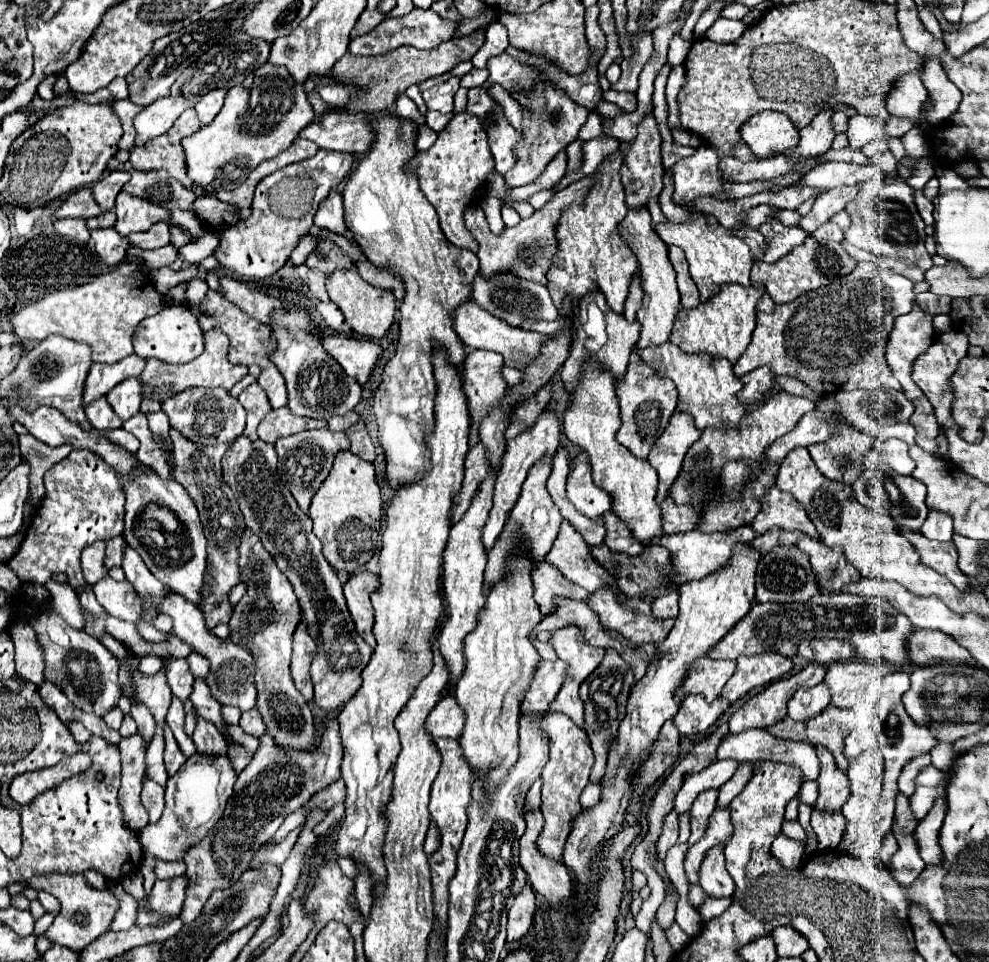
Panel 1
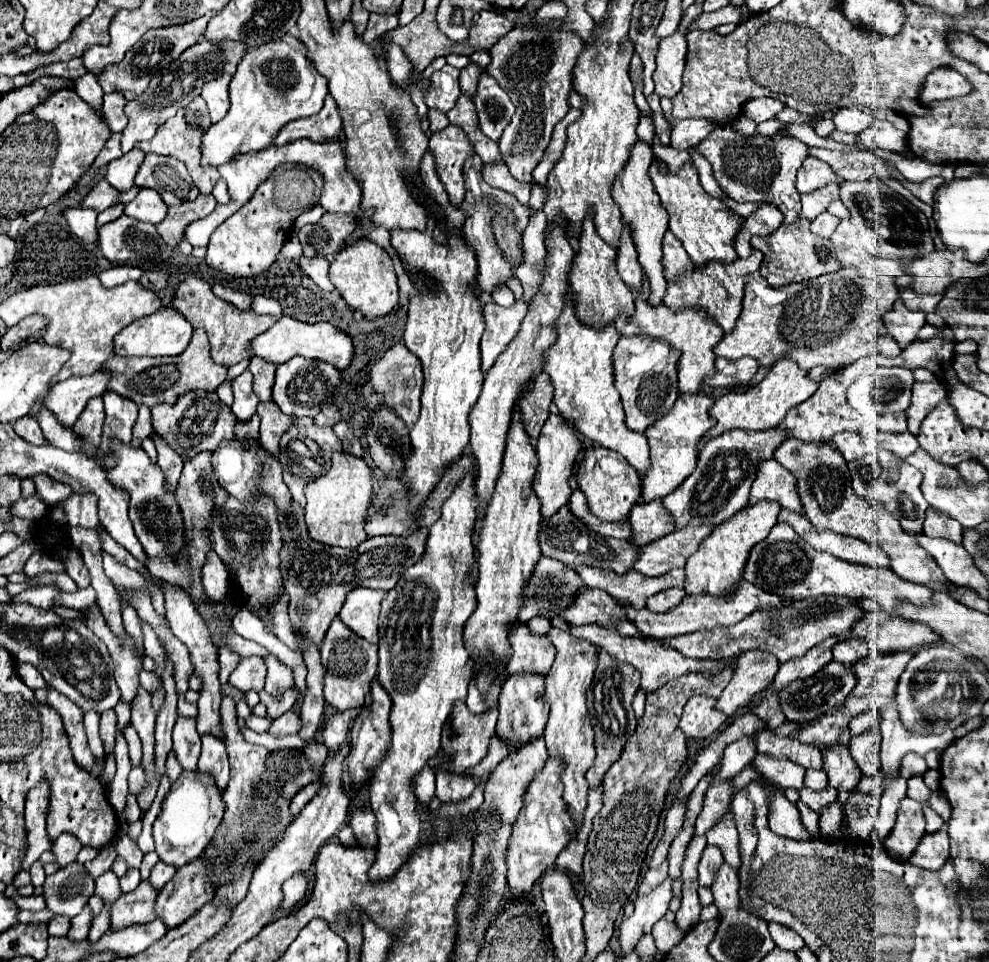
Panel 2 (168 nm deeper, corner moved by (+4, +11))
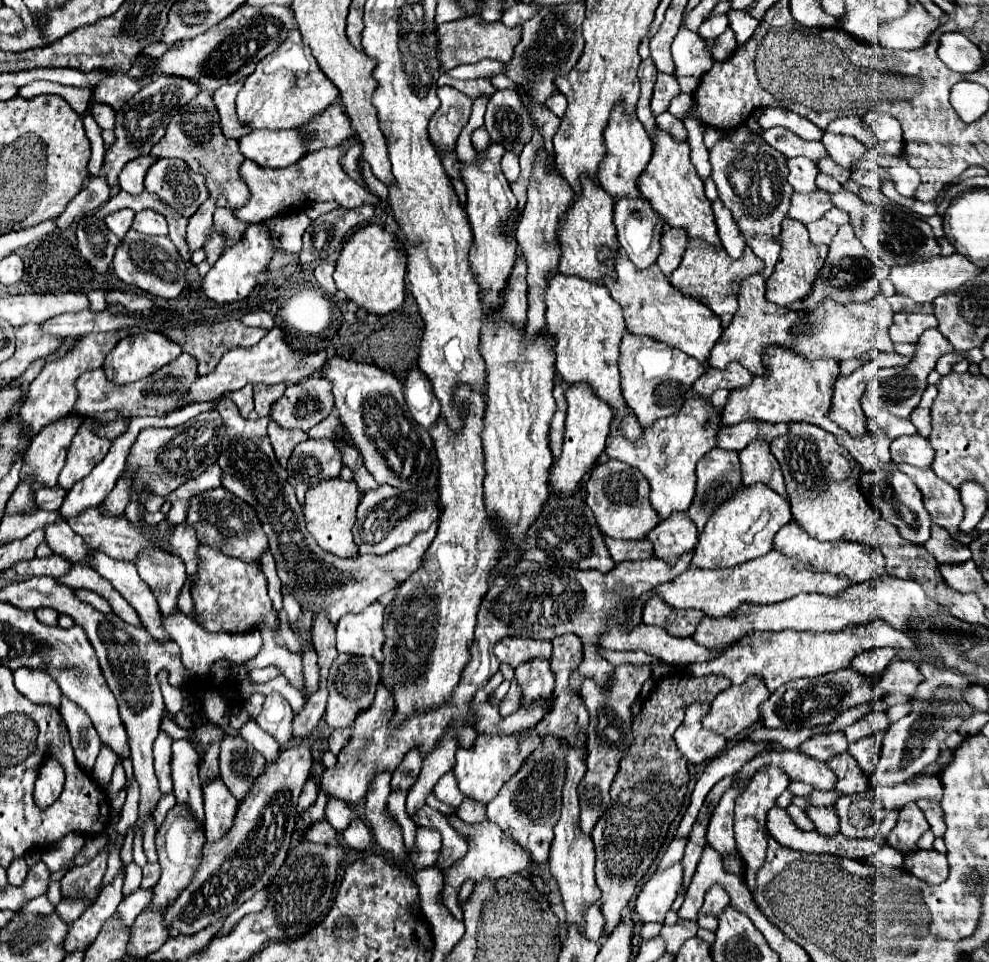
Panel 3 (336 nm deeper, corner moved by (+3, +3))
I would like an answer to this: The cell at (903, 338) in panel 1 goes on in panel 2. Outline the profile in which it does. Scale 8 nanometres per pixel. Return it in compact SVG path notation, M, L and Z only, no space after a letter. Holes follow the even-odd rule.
M900 299L894 303L894 307L884 315L886 329L890 337L898 343L900 349L908 347L926 323L926 313L924 311L910 311Z

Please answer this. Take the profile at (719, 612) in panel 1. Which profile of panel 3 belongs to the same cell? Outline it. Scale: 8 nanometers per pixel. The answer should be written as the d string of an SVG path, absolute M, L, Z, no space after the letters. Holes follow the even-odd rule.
M763 483L739 487L733 497L729 497L717 511L709 517L703 531L699 533L699 543L693 551L691 565L699 569L717 569L717 567L733 567L745 563L749 559L757 559L767 555L773 549L775 533L789 523L791 509L789 501L777 495Z

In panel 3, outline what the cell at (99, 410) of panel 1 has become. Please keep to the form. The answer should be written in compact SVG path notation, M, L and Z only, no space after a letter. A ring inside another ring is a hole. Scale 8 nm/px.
M85 419L69 445L65 465L59 473L59 485L63 489L73 487L73 483L87 477L93 467L109 453L111 443L107 439L97 437L93 433L93 425L97 425L93 419Z

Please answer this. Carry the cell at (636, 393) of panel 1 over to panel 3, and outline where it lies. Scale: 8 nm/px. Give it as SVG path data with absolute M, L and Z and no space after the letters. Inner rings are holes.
M625 333L621 339L621 357L619 357L619 371L621 371L621 389L627 405L637 415L639 423L645 427L655 419L673 415L683 405L683 397L687 389L705 373L705 367L697 363L697 359L685 355L681 349L669 347L661 341Z

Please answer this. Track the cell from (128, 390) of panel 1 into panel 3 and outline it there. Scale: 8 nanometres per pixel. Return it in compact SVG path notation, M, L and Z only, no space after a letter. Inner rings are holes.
M215 399L213 401L193 403L193 405L187 405L187 407L183 407L183 409L179 409L179 411L171 411L171 415L165 415L165 417L131 417L131 419L129 419L129 429L127 429L127 433L123 433L121 437L117 437L117 439L111 443L111 449L109 449L107 457L91 471L89 477L77 481L77 483L69 489L65 501L63 501L61 509L59 509L61 519L63 519L63 521L69 521L73 515L79 515L81 511L85 511L85 509L89 509L89 507L99 507L99 505L103 503L103 499L105 499L105 497L109 495L109 491L115 487L115 483L117 483L117 479L119 479L119 475L121 475L121 471L123 471L123 467L125 467L125 459L127 459L127 455L129 455L129 447L133 445L133 441L137 439L137 435L139 435L141 429L145 429L145 427L175 427L175 425L181 425L181 423L185 423L185 421L197 417L199 413L213 409L217 401L219 400Z

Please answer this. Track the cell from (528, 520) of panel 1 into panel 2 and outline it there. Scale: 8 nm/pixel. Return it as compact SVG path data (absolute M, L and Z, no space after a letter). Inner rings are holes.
M554 411L548 421L544 423L540 437L536 439L536 457L538 457L538 467L536 467L536 475L532 481L532 489L536 493L536 497L540 499L540 513L542 519L550 519L560 507L564 507L568 503L568 497L572 493L570 485L568 485L568 477L572 473L572 463L576 453L580 451L580 439L576 435L576 431L558 415L558 411Z

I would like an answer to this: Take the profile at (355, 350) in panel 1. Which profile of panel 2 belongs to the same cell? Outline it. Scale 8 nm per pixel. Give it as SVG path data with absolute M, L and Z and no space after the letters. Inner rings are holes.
M282 317L278 319L272 329L264 331L264 335L258 335L252 343L252 353L256 357L262 357L270 363L284 363L288 361L290 357L294 357L296 353L302 355L302 357L308 357L308 359L320 359L320 361L326 361L326 363L332 363L336 365L340 371L346 369L350 363L352 363L352 357L354 357L354 345L352 345L352 337L346 335L344 331L340 331L338 327L330 325L330 323L302 323L298 319L292 319L292 317Z

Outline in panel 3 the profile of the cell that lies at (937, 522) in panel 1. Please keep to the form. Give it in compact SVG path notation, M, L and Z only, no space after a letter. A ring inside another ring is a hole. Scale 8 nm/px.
M931 525L931 537L923 547L937 559L939 565L957 565L971 559L969 547L957 543L943 527L937 525Z

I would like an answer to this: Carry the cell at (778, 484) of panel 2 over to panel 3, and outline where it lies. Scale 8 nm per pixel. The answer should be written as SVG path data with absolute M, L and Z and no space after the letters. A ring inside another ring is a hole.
M753 439L749 447L739 451L739 463L741 463L741 475L743 475L745 485L765 483L781 497L787 497L785 481L783 481L777 459L773 459L769 451L769 443L761 439Z

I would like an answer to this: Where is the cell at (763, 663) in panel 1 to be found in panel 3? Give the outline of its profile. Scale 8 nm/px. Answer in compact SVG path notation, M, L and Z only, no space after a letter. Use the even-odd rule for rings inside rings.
M749 677L743 685L731 685L727 691L721 691L711 701L701 725L731 741L759 719L759 705L769 699L769 695L759 677Z

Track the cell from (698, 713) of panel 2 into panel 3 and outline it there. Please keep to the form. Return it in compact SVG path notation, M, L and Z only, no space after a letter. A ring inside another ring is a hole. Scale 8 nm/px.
M693 703L685 711L683 723L675 731L675 743L691 765L713 759L725 749L725 739L701 725L701 717L709 711L709 703Z

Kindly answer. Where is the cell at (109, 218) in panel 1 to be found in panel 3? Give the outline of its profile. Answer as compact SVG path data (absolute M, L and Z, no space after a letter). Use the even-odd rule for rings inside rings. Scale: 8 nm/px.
M121 209L121 211L117 211L117 213L109 213L109 215L105 217L105 223L107 223L107 227L109 227L119 239L123 239L123 237L127 235L127 231L131 229L133 213L135 213L135 211L129 211L129 209Z

